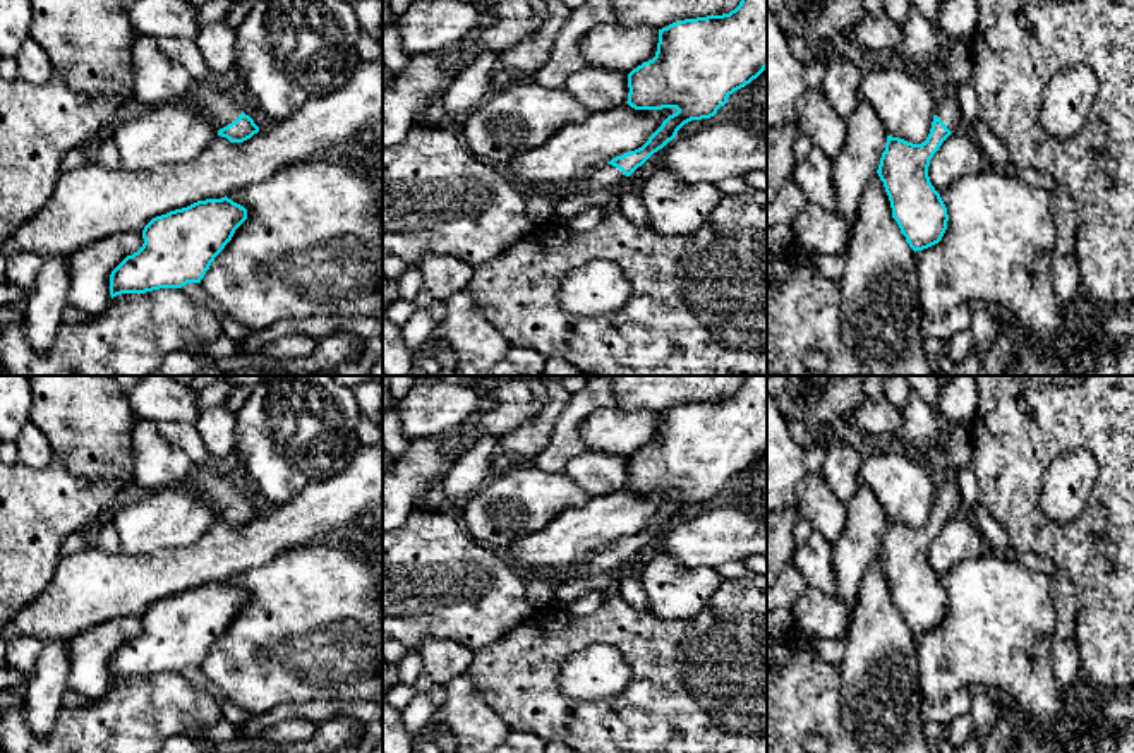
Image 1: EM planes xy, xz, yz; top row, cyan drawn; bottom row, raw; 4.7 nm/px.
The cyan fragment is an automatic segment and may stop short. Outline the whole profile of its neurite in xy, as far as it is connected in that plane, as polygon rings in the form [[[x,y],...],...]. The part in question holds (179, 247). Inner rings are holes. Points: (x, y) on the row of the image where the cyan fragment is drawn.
[[[226,196],[153,218],[142,230],[142,247],[112,271],[112,298],[201,283],[245,220],[247,209]]]

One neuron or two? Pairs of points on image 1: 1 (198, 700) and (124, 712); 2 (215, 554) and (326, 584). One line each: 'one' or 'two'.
1: one
2: two

